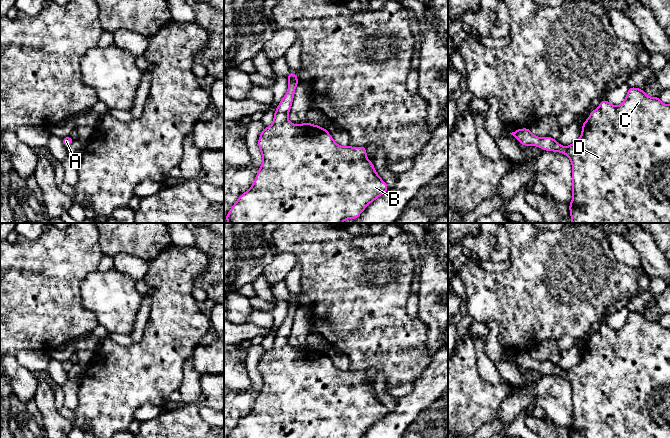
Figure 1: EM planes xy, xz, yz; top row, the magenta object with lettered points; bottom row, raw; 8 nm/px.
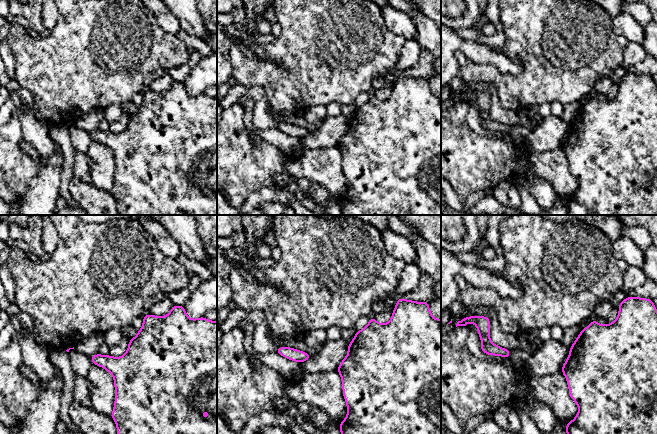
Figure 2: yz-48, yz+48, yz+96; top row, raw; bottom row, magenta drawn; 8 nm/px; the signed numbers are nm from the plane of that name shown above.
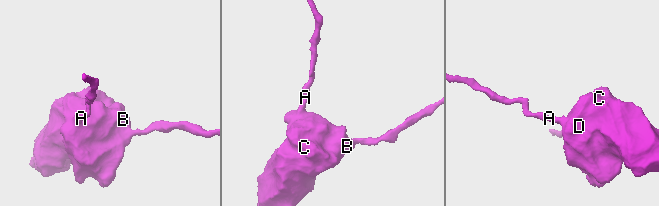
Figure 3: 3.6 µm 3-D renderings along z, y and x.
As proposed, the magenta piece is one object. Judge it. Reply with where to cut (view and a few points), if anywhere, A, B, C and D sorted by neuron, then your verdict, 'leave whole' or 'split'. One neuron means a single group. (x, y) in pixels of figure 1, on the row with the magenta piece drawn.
cut none; groups A B C D; leave whole

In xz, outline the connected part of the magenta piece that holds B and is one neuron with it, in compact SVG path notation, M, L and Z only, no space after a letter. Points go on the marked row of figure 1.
M290 71L287 77L288 92L276 108L272 125L270 127L265 127L258 139L258 147L263 157L262 165L257 172L253 185L238 198L231 210L227 213L225 219L228 223L342 223L345 219L357 219L363 210L376 198L383 195L389 187L376 173L373 162L366 158L367 151L365 146L342 147L335 143L327 129L308 122L295 125L288 120L288 114L293 102L294 92L299 80L296 74L292 71Z

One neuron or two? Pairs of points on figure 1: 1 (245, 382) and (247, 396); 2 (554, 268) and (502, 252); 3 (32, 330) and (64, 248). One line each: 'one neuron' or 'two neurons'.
1: two neurons
2: two neurons
3: one neuron

